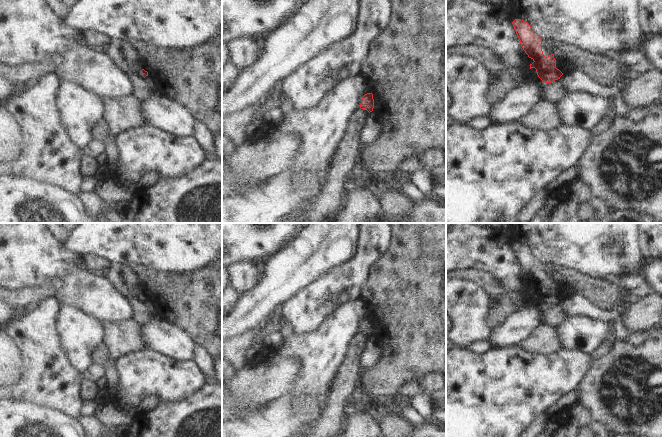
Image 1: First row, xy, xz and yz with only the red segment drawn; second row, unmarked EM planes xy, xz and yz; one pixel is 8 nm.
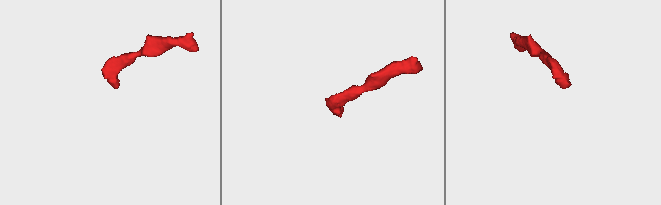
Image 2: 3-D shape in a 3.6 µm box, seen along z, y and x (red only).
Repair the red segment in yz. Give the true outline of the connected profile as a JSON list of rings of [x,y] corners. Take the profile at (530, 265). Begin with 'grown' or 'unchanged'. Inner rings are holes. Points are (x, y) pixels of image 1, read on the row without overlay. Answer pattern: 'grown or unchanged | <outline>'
unchanged | [[[515,243],[512,248],[523,274],[534,285],[530,288],[530,293],[535,292],[538,301],[545,307],[560,303],[563,297],[556,292],[554,278],[544,280],[540,260],[526,245]]]

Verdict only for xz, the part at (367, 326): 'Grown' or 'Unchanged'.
Unchanged

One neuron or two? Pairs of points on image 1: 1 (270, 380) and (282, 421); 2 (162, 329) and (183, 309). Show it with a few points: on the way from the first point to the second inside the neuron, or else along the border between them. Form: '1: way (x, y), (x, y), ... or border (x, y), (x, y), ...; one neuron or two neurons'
1: border (288, 395), (273, 400); two neurons
2: border (179, 325), (195, 342); two neurons

